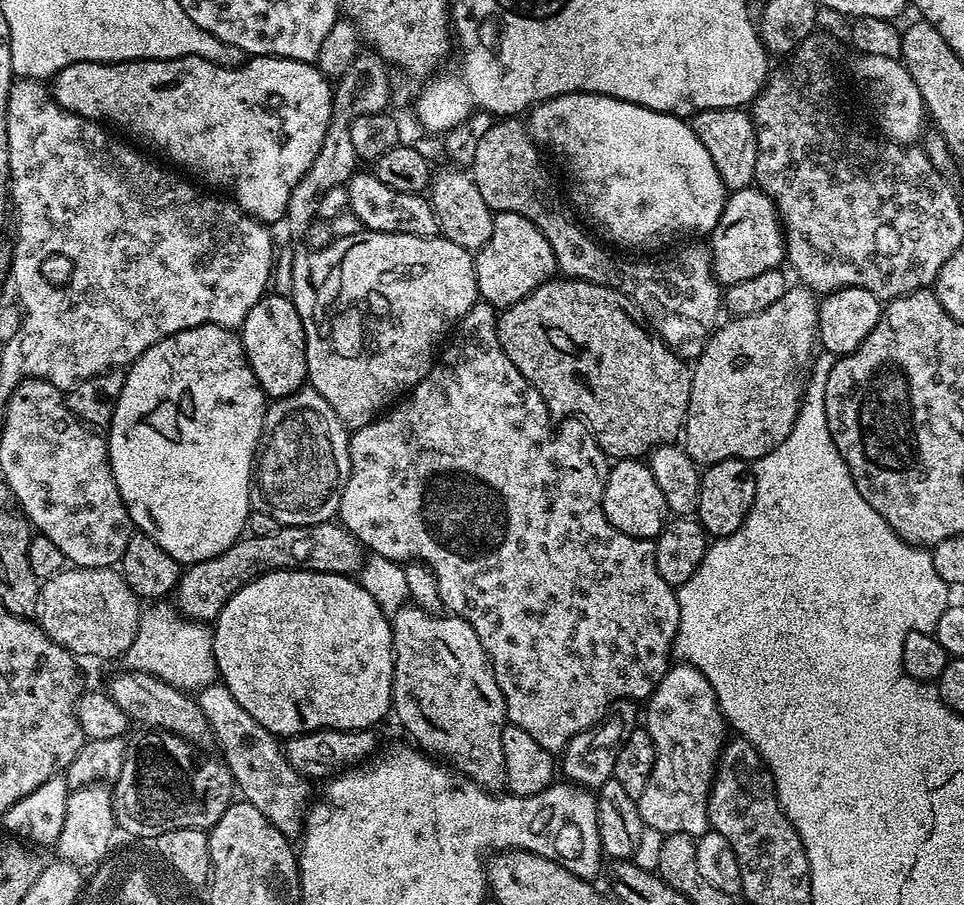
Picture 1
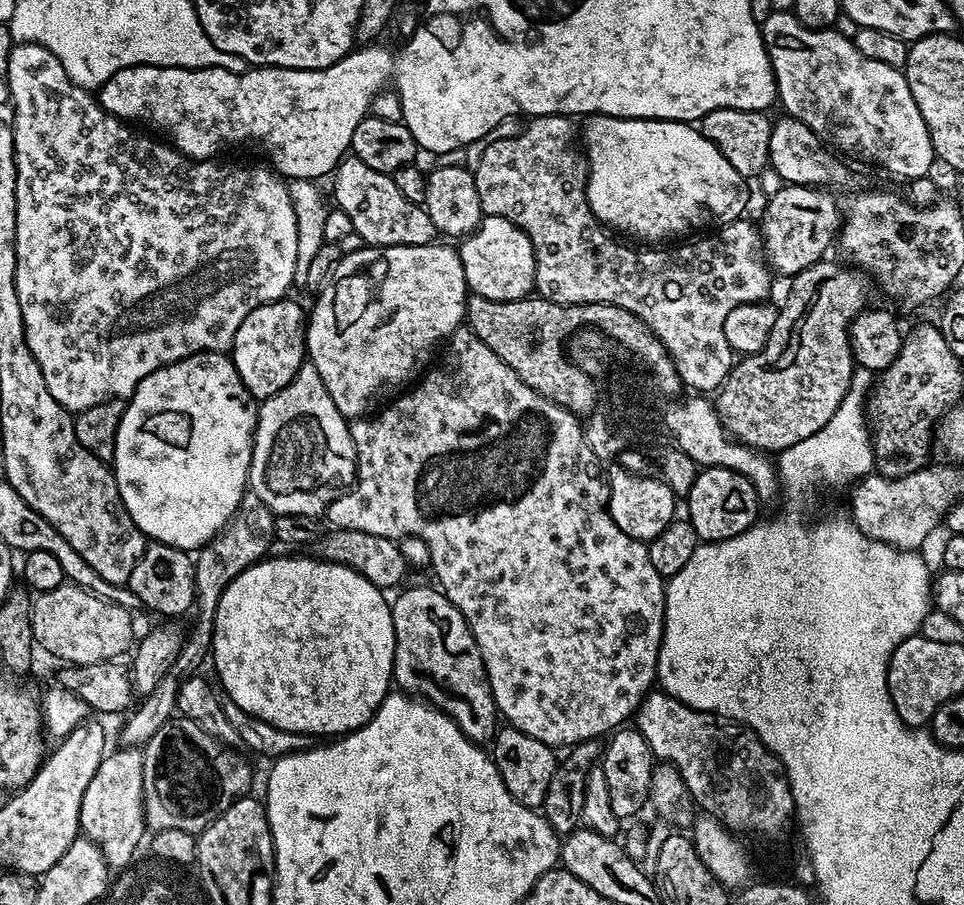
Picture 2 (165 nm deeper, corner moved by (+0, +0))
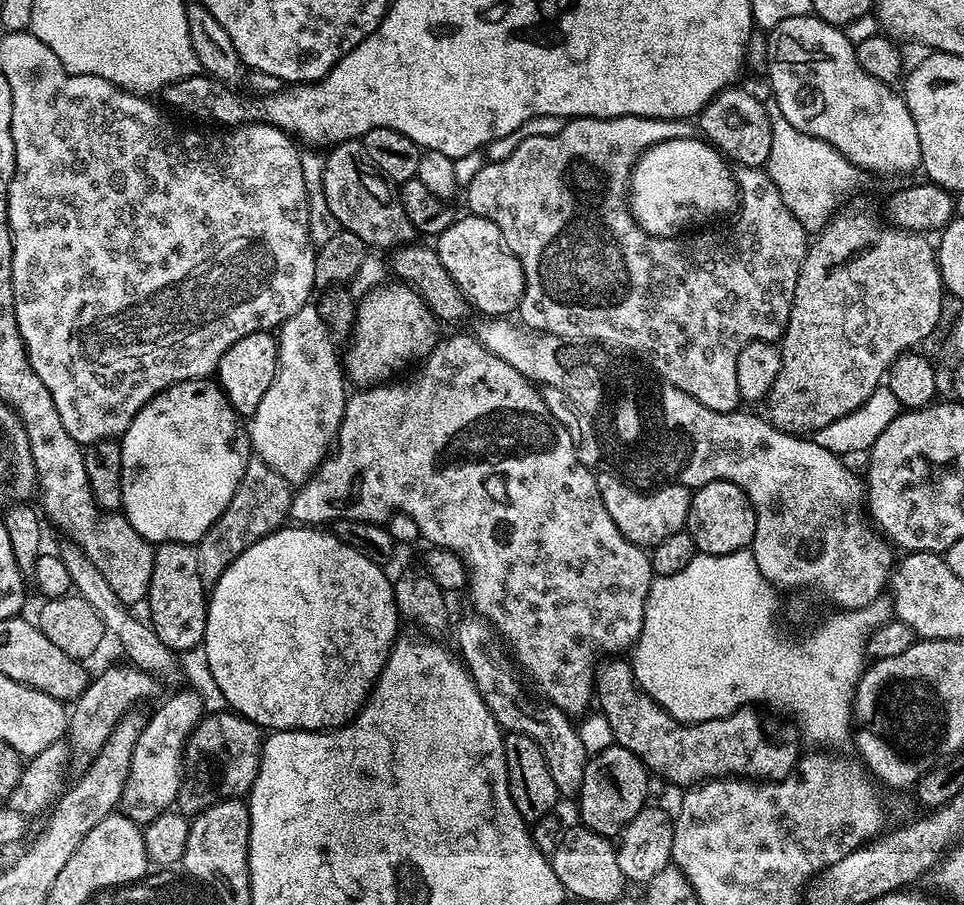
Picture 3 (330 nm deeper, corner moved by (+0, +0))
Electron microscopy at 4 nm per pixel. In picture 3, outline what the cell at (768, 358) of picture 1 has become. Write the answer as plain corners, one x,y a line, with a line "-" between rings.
839,218
833,219
831,223
828,224
823,231
819,233
809,243
808,252
804,255
804,261
800,267
800,273
798,274
798,286
794,286
794,302
792,303
792,309
790,310
790,318
788,319
788,324
784,328
784,334
782,337
782,343
779,345
780,349
780,373
778,378
774,382
772,389
768,391
766,397
766,405
768,404
768,412
766,411
767,419
774,425
775,428
780,429
782,432
790,432
793,434
814,434
822,426
830,426
830,422
838,422
838,418
842,418
846,414
850,414
854,410
858,410
865,402
870,398
870,394
874,394
876,388
881,387
882,381
885,379
888,367
899,358
903,352
915,349
916,344
920,344
932,331
936,328
936,323
940,320
940,307
944,304
944,296
946,297
946,289
941,283
940,268
937,264
937,253
934,251
933,245
928,245
923,235
917,234
915,232
901,232
899,228
894,228
891,226
883,226
884,228
879,228
876,224
867,224
864,220
838,220

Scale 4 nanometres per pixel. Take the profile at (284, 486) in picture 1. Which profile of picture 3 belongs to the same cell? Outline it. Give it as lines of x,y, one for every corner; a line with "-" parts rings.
315,303
294,310
278,329
278,362
270,390
250,417
255,459
266,462
288,484
299,486
316,473
333,451
344,417
346,377
337,341
326,330

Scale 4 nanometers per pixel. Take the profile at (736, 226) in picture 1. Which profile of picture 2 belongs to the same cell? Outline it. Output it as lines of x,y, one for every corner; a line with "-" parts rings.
784,184
782,188
767,197
768,205
764,208
764,217
758,220
762,251
766,257
766,263
773,273
781,272
785,278
797,276
802,270
814,266
819,260
829,255
828,247
835,245
842,223
842,208
836,205
836,200
831,191
821,190
815,186
806,184

